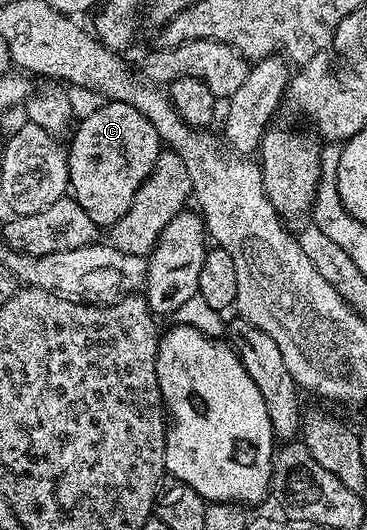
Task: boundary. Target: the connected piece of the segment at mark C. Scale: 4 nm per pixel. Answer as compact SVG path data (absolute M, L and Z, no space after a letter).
M110 101L102 105L74 128L71 147L69 143L66 148L67 181L70 194L89 213L89 221L109 229L129 213L137 189L141 189L157 161L161 144L157 129L133 105Z

